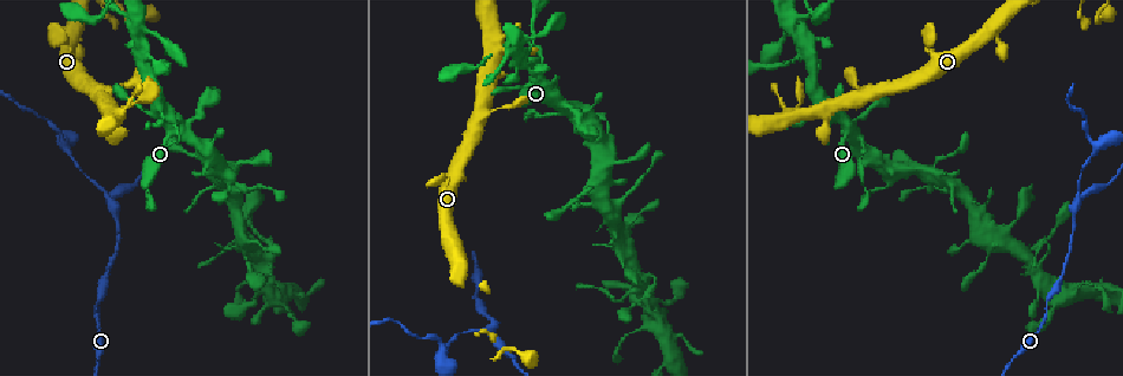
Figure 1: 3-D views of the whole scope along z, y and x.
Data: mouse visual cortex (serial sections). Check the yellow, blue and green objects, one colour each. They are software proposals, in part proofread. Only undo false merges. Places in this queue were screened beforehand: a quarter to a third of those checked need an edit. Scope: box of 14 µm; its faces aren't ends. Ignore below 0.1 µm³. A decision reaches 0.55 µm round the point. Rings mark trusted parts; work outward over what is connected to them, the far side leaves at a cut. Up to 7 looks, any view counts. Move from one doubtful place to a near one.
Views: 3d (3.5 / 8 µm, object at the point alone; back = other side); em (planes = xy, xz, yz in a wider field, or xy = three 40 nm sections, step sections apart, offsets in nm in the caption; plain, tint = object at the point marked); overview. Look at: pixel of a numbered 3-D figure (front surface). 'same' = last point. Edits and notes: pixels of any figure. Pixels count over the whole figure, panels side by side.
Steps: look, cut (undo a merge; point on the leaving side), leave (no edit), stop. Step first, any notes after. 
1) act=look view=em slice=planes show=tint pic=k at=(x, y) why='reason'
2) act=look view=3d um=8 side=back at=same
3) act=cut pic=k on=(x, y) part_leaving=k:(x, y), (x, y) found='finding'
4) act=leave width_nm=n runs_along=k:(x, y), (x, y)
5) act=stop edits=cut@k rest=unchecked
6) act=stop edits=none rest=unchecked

act=look view=3d um=3.5 side=back pic=1 at=(489, 330) why='arms part here'

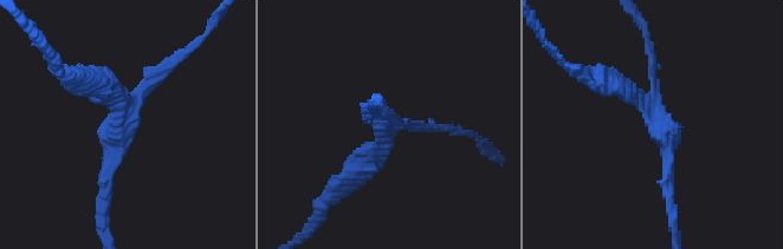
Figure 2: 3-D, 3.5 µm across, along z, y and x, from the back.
act=look view=em slice=xy step=5 show=plain pic=2 at=(124, 121) why='shape alone is not enough'

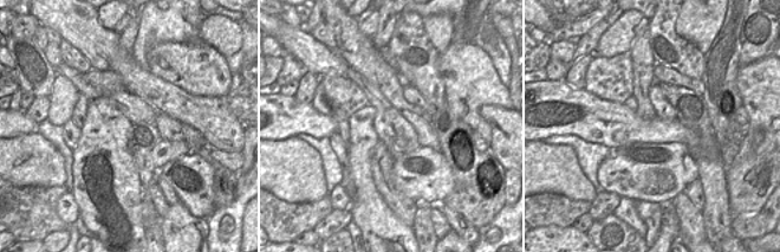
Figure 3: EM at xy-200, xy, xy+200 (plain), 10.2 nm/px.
act=look view=em slice=xy step=5 show=tint at=same

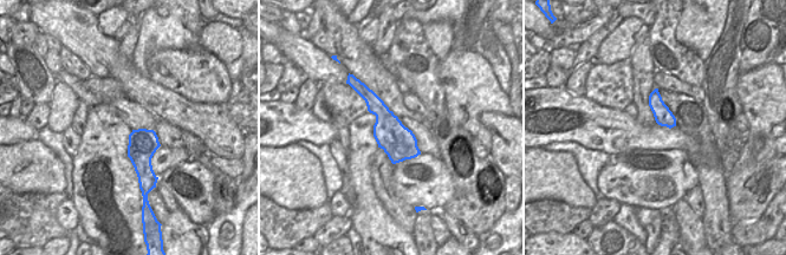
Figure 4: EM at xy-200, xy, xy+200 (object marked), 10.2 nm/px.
act=leave found='all the same cell'

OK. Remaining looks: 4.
act=look view=3d um=8 pic=1 at=(171, 131) why='thin arm on a thick one'

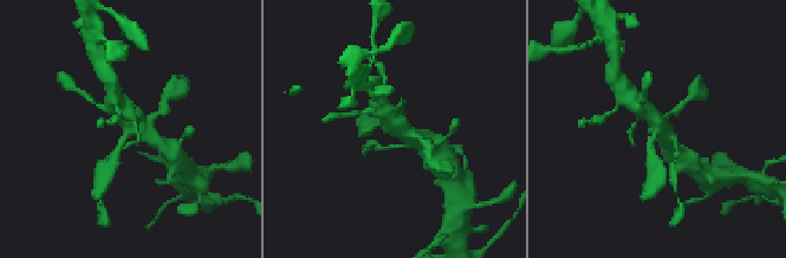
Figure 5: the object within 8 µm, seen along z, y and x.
act=look view=em slice=xy step=1 show=tint pic=5 at=(129, 128) arms=4 arm_widths_nm=200,250,500,500 why='shape alone is not enough'

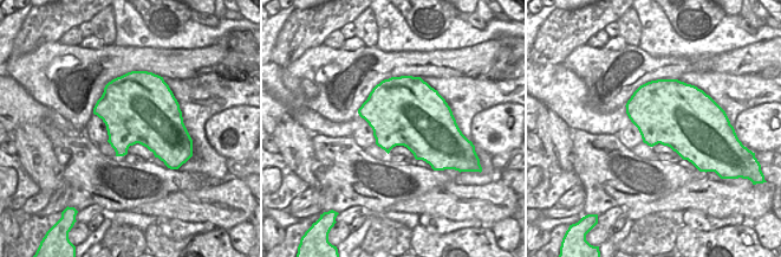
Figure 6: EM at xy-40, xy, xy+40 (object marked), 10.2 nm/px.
act=leave found='continuous, no second cell'

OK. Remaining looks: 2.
act=look view=3d um=3.5 pic=1 at=(644, 278) why='small branch off a trunk'

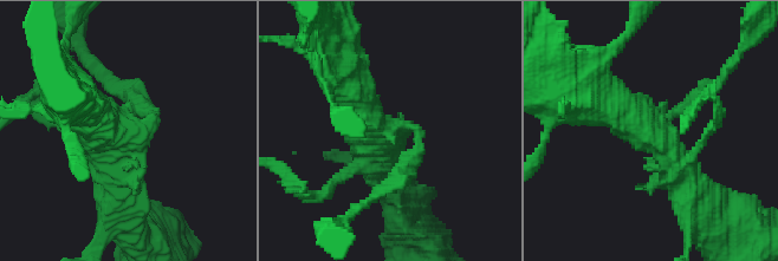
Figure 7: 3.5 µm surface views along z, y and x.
act=look view=em slice=xy step=1 show=tint pic=7 at=(378, 135) why='now the EM'

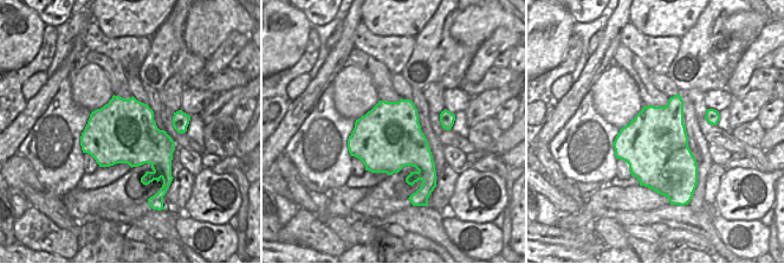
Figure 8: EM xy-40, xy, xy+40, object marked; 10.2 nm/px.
act=leave runs_along=7:(600, 102), (657, 134), (691, 203) found='one cell here'

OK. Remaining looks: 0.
act=stop edits=none rest=unchecked

